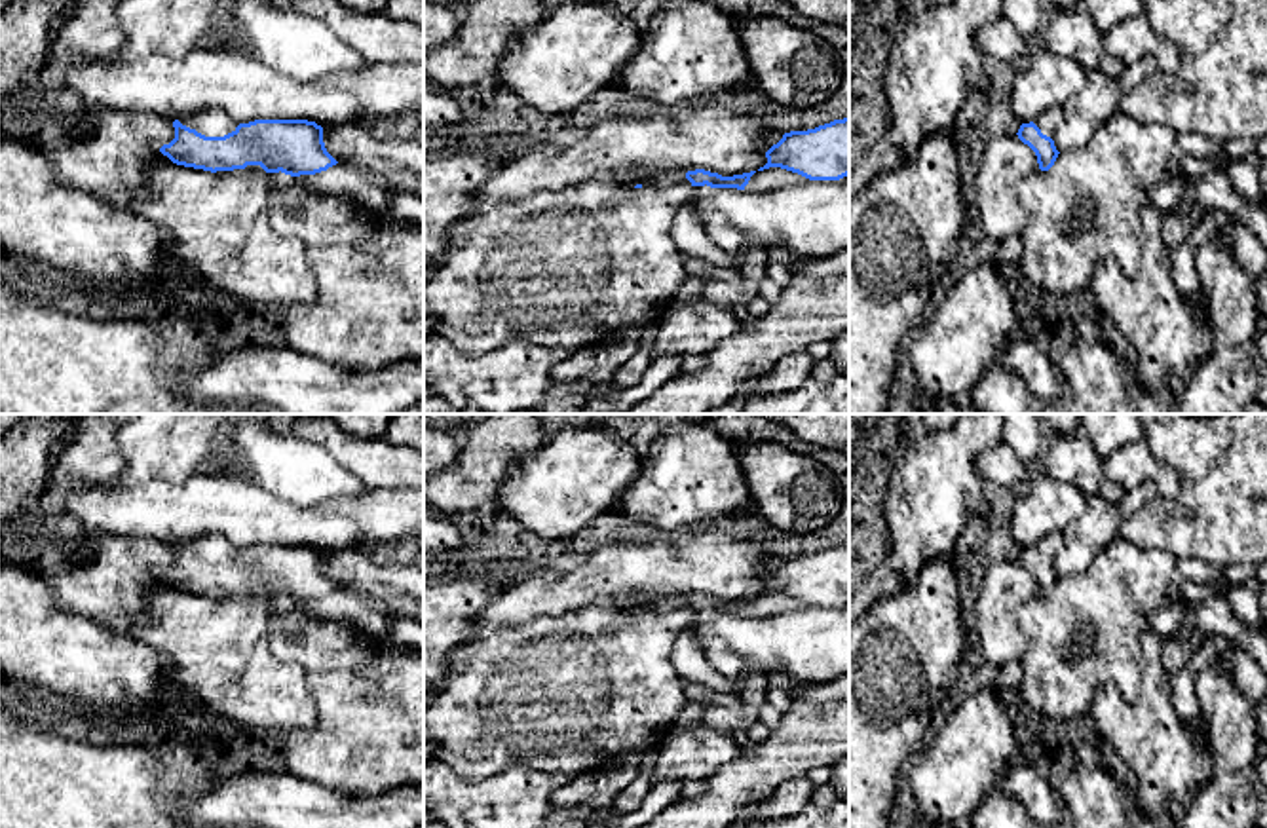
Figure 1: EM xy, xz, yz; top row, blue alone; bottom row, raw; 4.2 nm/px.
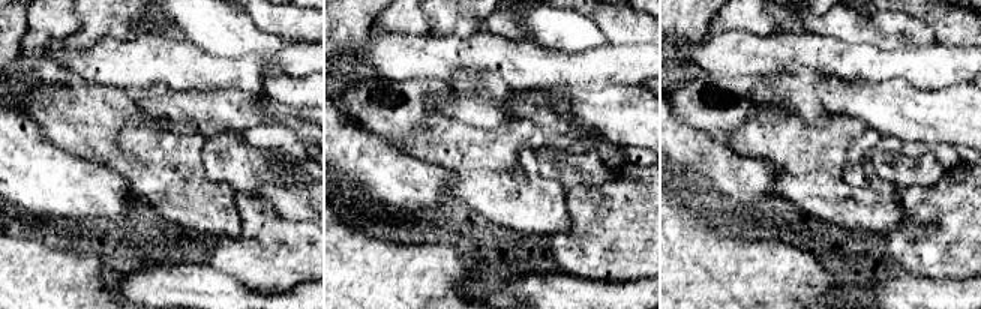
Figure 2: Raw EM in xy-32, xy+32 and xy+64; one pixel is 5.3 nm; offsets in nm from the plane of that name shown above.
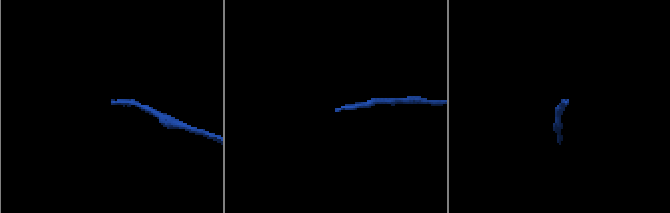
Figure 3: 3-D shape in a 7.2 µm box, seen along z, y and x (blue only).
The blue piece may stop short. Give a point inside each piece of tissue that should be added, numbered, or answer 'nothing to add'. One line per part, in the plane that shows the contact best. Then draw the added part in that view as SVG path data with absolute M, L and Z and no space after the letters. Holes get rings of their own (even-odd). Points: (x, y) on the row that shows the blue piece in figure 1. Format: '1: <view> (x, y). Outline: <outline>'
1: xy (213, 122). Outline: M207 108L196 114L180 114L177 118L169 118L171 122L179 120L182 125L196 129L205 137L224 137L239 125L220 108Z

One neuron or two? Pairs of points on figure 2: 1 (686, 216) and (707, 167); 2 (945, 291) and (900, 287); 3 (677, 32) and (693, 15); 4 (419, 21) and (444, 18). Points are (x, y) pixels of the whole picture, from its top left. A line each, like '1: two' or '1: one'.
1: two
2: one
3: one
4: two

